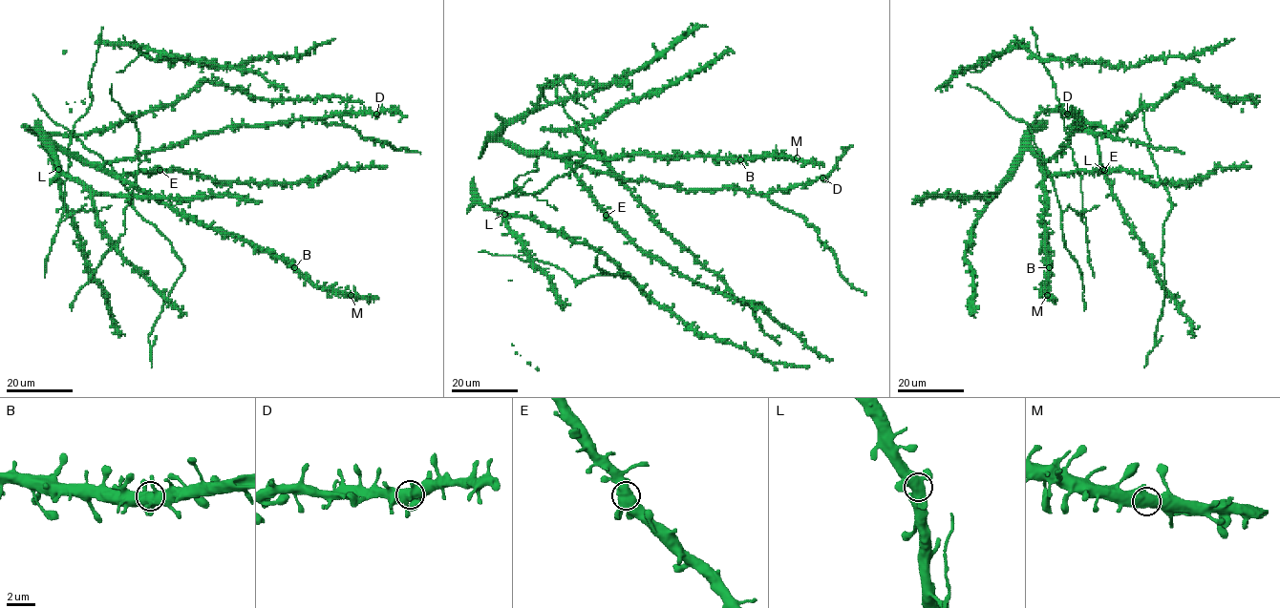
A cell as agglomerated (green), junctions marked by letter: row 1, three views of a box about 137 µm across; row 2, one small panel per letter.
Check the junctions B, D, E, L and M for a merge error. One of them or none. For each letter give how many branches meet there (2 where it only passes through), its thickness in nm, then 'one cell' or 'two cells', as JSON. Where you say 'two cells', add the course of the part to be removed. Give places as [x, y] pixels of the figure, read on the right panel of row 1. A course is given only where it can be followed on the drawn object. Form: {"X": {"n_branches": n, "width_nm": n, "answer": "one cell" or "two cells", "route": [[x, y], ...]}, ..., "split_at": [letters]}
{"B": {"n_branches": 3, "width_nm": 600, "answer": "one cell"}, "D": {"n_branches": 3, "width_nm": 550, "answer": "one cell"}, "E": {"n_branches": 3, "width_nm": 600, "answer": "one cell"}, "L": {"n_branches": 3, "width_nm": 500, "answer": "one cell"}, "M": {"n_branches": 3, "width_nm": 550, "answer": "one cell"}, "split_at": []}

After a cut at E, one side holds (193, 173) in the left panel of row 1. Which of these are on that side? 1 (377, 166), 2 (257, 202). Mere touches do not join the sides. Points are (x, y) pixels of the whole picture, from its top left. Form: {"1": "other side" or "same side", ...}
{"1": "same side", "2": "other side"}

